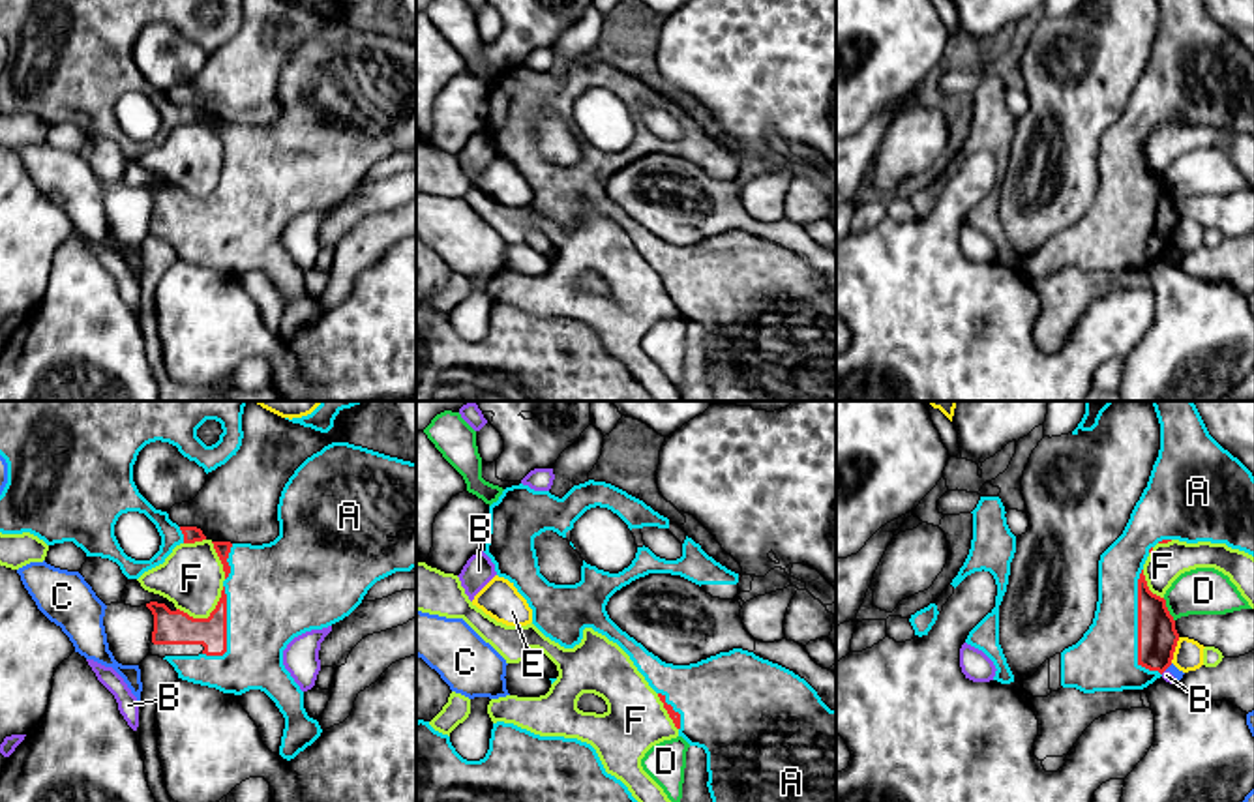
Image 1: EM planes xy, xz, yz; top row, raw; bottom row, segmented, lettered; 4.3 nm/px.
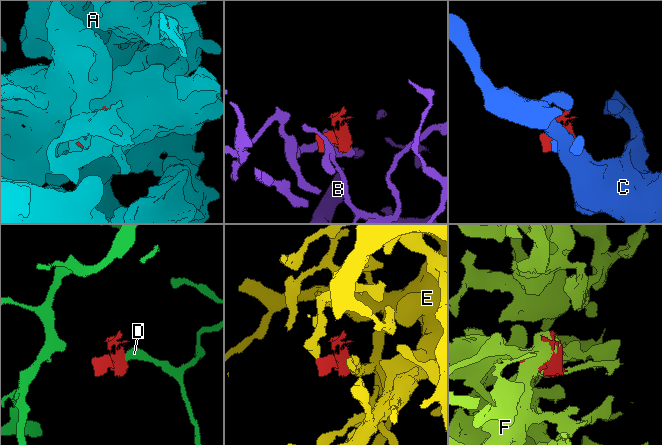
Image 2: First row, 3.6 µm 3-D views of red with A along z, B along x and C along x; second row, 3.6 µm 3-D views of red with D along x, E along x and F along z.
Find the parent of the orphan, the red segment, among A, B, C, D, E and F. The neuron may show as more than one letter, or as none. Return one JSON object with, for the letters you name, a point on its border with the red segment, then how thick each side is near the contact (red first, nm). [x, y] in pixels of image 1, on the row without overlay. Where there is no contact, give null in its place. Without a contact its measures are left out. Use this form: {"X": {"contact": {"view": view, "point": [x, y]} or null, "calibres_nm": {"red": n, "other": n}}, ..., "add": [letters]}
{"A": {"contact": {"view": "yz", "point": [1138, 207]}, "calibres_nm": {"red": 180, "other": 280}}, "add": ["A"]}

